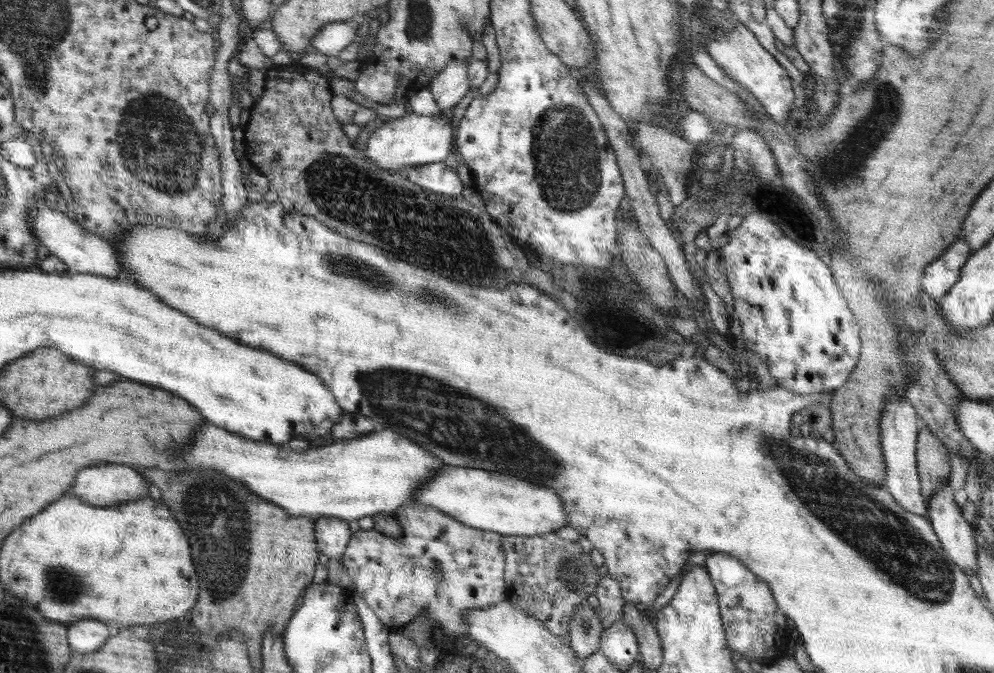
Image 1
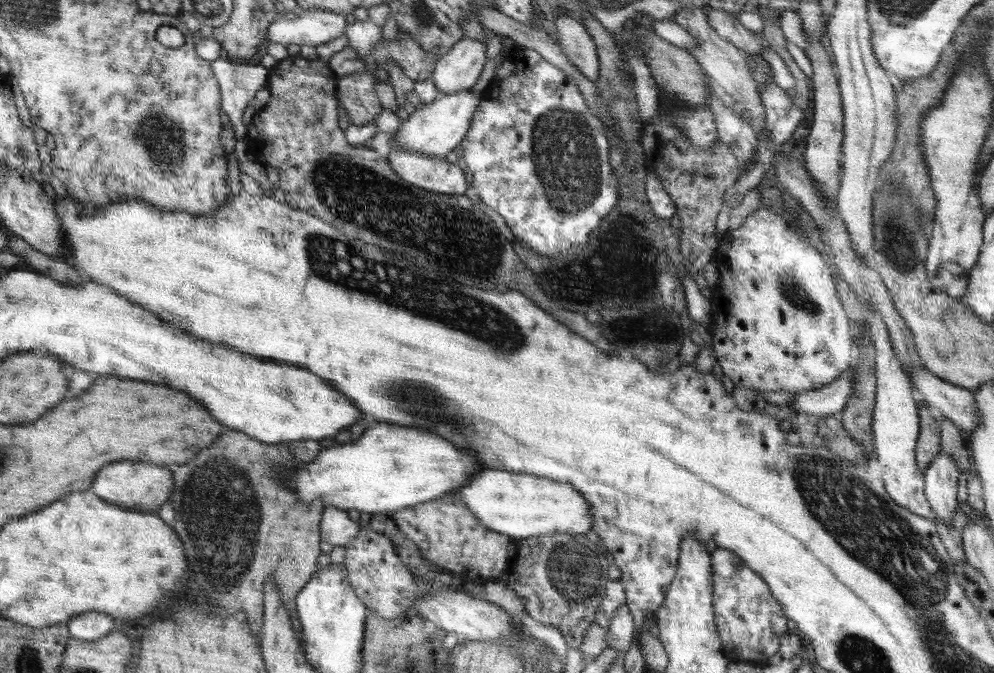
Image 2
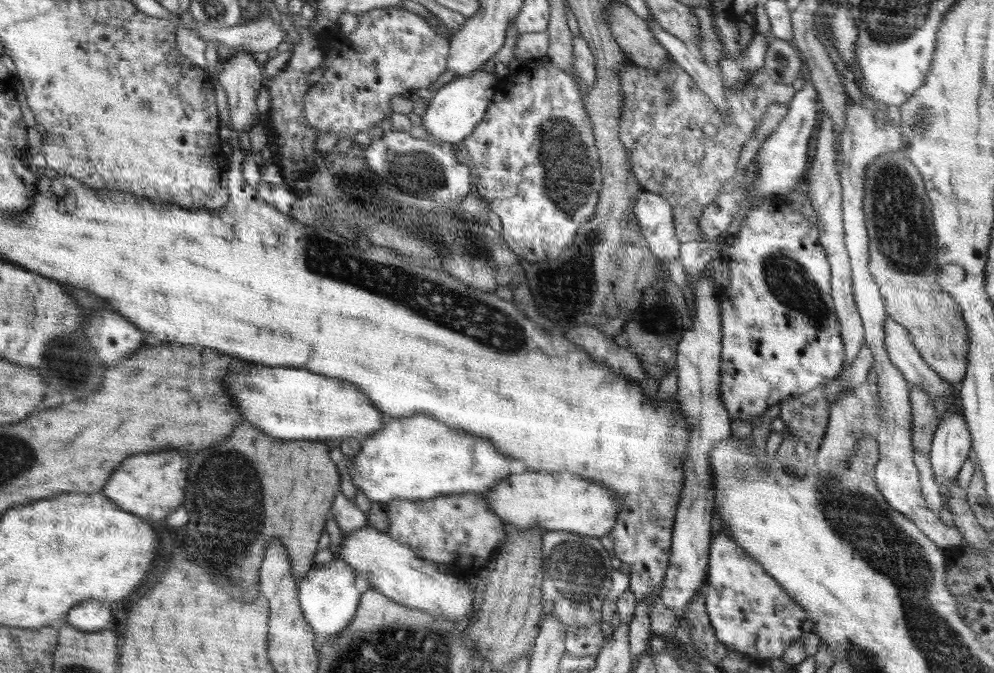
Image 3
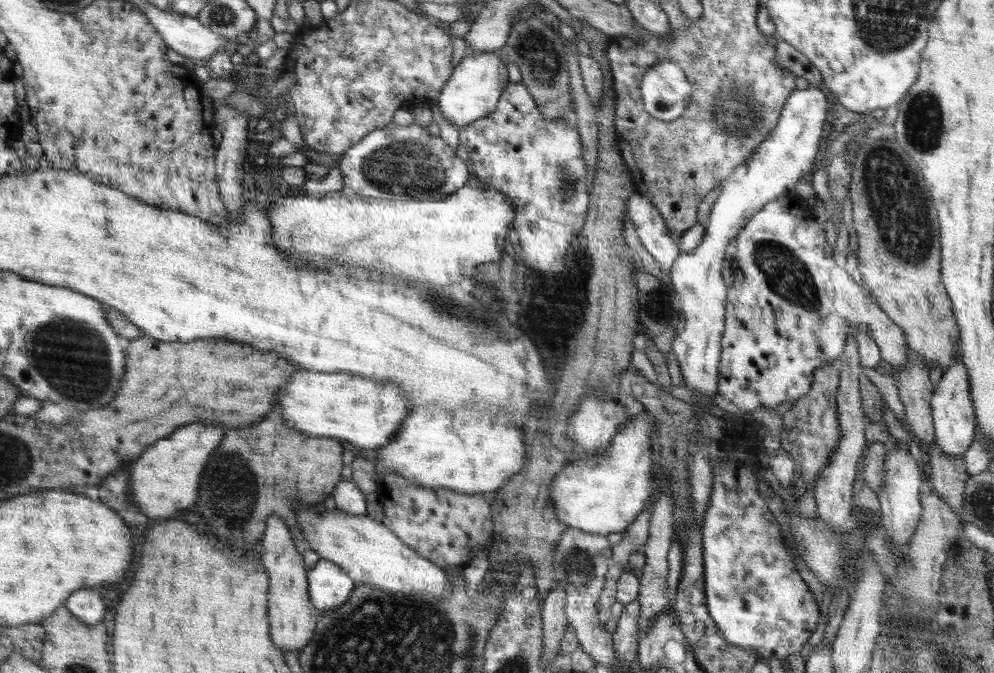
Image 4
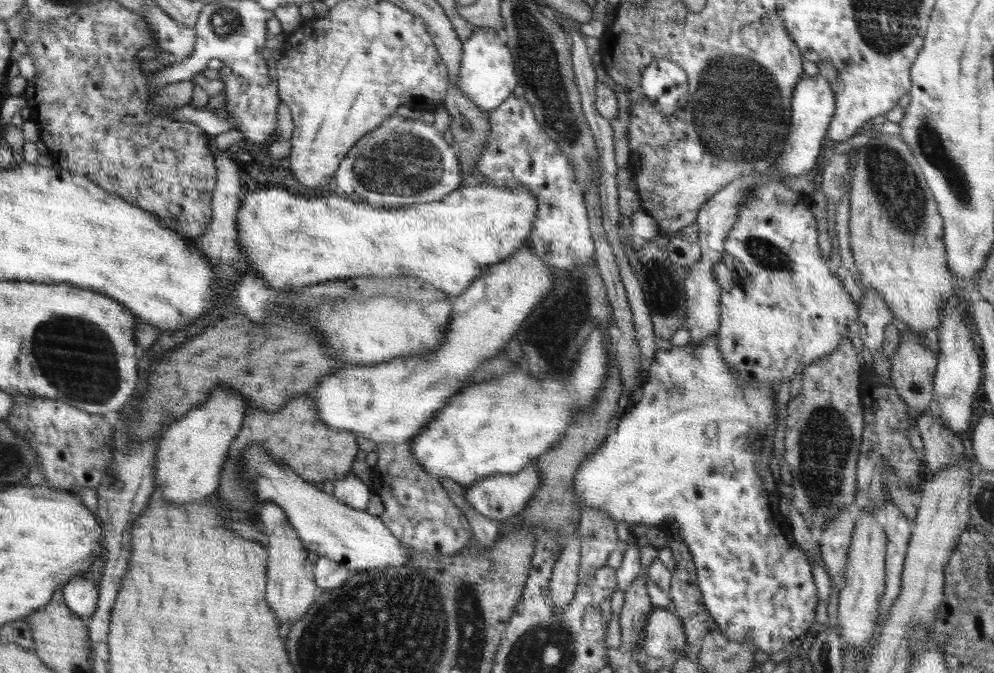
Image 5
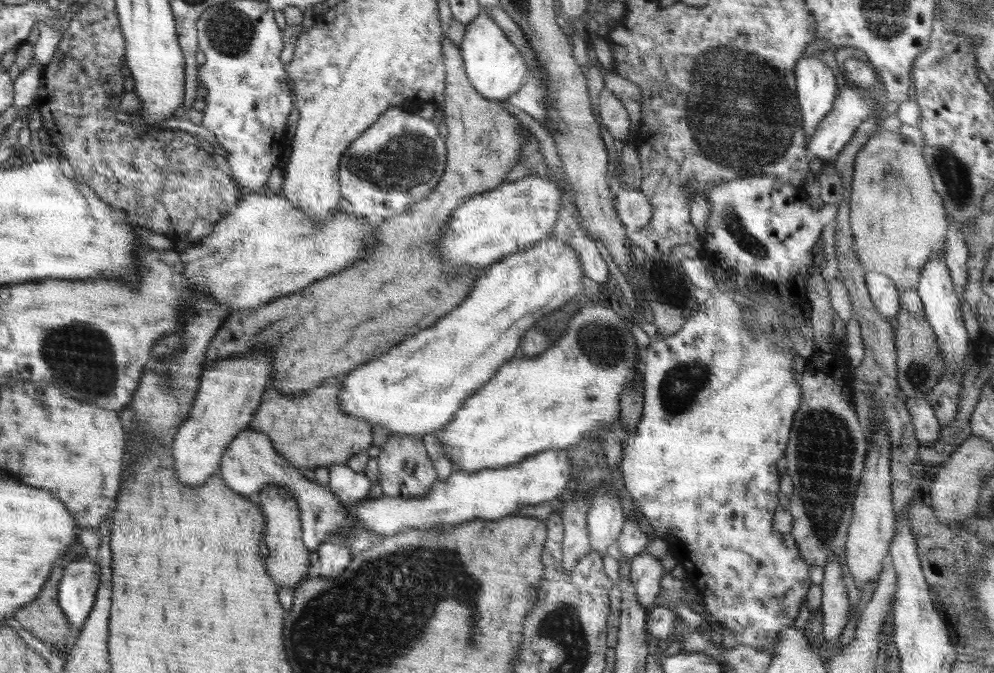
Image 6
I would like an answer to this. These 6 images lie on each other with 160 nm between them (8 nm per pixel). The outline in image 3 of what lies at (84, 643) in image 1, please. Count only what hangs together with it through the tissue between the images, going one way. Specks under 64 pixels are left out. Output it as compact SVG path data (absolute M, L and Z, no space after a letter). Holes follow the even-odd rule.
M90 600L90 604L78 604L78 608L73 608L66 616L68 624L82 632L98 632L105 630L112 612L108 604L100 604Z

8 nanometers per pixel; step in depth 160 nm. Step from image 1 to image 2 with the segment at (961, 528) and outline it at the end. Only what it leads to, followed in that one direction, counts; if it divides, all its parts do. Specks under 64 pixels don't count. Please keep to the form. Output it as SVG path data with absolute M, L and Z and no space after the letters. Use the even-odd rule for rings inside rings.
M941 450L925 470L925 497L936 515L950 528L954 511L961 506L957 500L957 484L961 470L947 452Z

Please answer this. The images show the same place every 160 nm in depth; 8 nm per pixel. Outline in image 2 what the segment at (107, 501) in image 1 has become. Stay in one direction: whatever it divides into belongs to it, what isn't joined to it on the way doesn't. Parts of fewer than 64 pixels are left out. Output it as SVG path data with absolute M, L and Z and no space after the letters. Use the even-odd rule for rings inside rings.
M124 460L124 462L108 464L106 468L102 468L102 472L96 474L98 478L93 480L90 490L105 501L124 508L142 512L158 512L160 506L166 504L173 494L170 492L174 488L172 474L172 470L166 470L162 465L156 466L156 464L146 464L142 461Z

